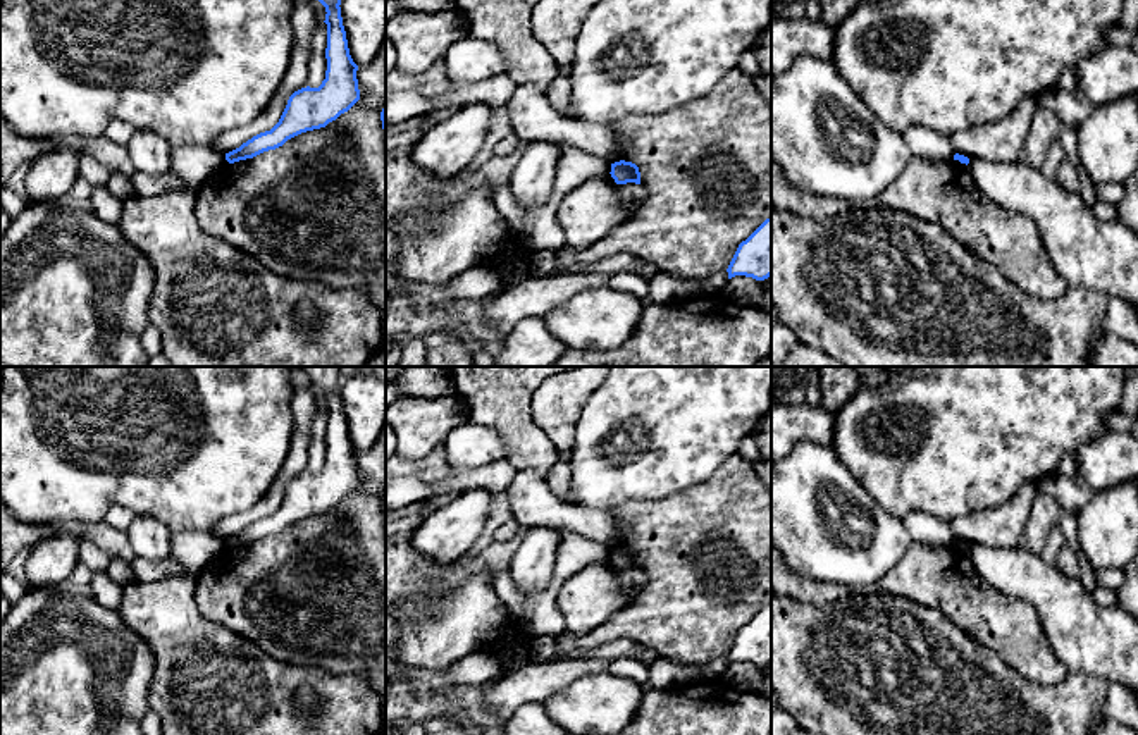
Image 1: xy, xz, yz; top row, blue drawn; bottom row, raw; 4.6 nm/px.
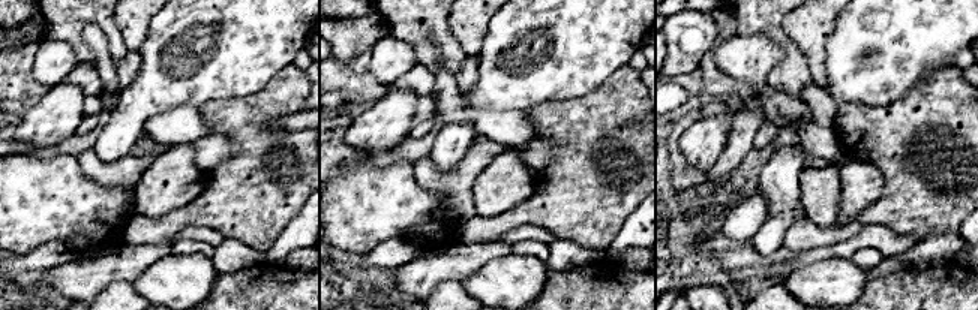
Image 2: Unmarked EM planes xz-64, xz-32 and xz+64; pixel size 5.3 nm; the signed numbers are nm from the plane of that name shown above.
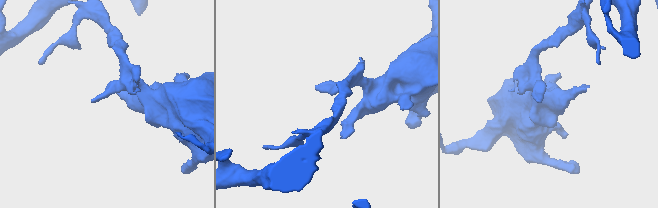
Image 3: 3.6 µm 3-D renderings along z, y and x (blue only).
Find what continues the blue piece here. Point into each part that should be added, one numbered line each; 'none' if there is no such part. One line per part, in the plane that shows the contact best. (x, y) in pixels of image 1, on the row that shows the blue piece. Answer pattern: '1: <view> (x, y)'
none

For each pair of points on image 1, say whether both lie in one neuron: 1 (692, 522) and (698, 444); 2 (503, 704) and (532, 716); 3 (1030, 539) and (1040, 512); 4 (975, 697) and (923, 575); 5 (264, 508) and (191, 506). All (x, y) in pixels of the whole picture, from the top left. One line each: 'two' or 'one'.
1: two
2: two
3: one
4: two
5: two

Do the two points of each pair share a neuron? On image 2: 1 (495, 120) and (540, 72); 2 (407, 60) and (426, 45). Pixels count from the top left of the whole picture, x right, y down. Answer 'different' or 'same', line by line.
1: different
2: different

